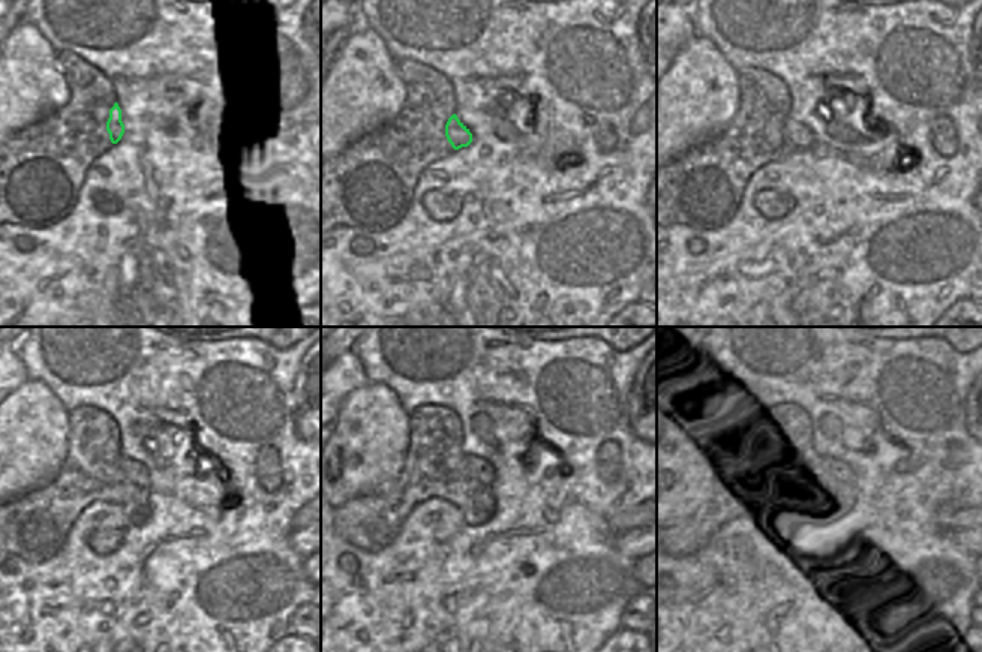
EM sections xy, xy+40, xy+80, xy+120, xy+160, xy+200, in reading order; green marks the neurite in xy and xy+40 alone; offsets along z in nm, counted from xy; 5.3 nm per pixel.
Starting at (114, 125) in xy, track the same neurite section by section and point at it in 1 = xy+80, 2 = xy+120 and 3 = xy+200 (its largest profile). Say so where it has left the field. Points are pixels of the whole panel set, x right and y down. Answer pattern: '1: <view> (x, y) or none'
1: xy+80 (799, 137)
2: xy+120 (137, 472)
3: xy+200 (829, 471)

